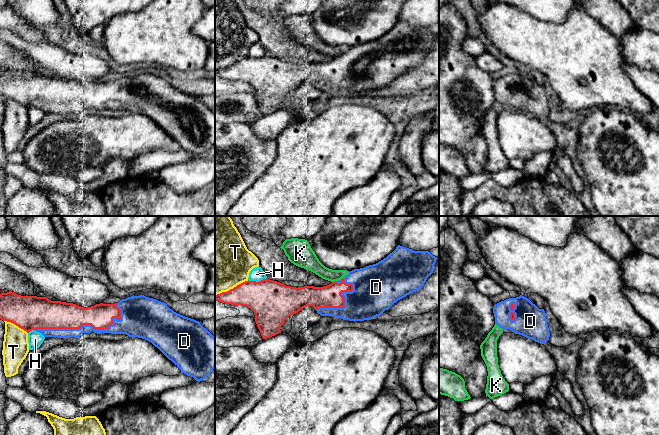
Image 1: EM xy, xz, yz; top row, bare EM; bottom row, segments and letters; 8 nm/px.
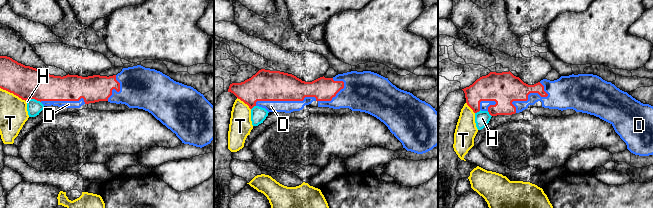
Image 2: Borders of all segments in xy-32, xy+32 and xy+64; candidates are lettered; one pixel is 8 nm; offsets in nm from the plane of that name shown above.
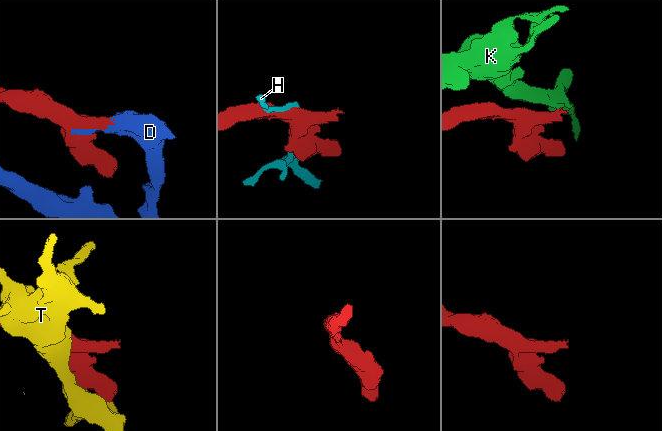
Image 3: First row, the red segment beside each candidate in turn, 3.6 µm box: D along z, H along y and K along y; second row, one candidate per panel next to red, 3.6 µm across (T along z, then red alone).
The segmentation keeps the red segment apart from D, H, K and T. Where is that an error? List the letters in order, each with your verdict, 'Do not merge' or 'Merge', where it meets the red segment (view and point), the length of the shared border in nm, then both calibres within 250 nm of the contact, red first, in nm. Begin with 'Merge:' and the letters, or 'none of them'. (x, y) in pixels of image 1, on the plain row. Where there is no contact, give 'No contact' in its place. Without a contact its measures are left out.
Merge: D
D: Merge. Touches red at xy (83, 100). Shared border 700 nm. Thickness 220 nm (red) against 80 nm
H: Do not merge. Touches red at xz (257, 58). Shared border 150 nm. Thickness 340 nm (red) against 110 nm
K: Do not merge. Touches red at xz (334, 57). Shared border 40 nm. Thickness 180 nm (red) against 130 nm
T: Do not merge. Touches red at xz (231, 65). Shared border 300 nm. Thickness 260 nm (red) against 480 nm

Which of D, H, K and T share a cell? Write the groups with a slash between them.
D / H / K / T

